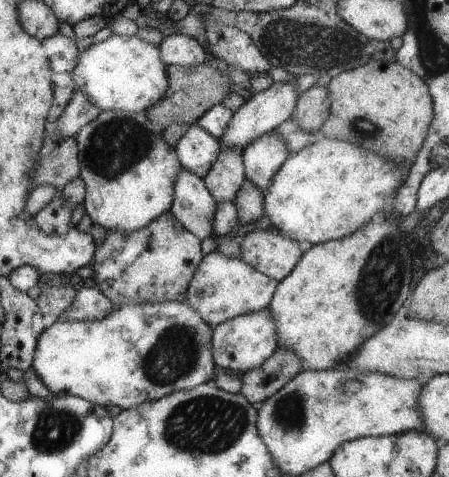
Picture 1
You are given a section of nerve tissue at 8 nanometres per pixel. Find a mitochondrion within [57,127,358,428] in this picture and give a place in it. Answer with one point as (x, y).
(176, 355)

